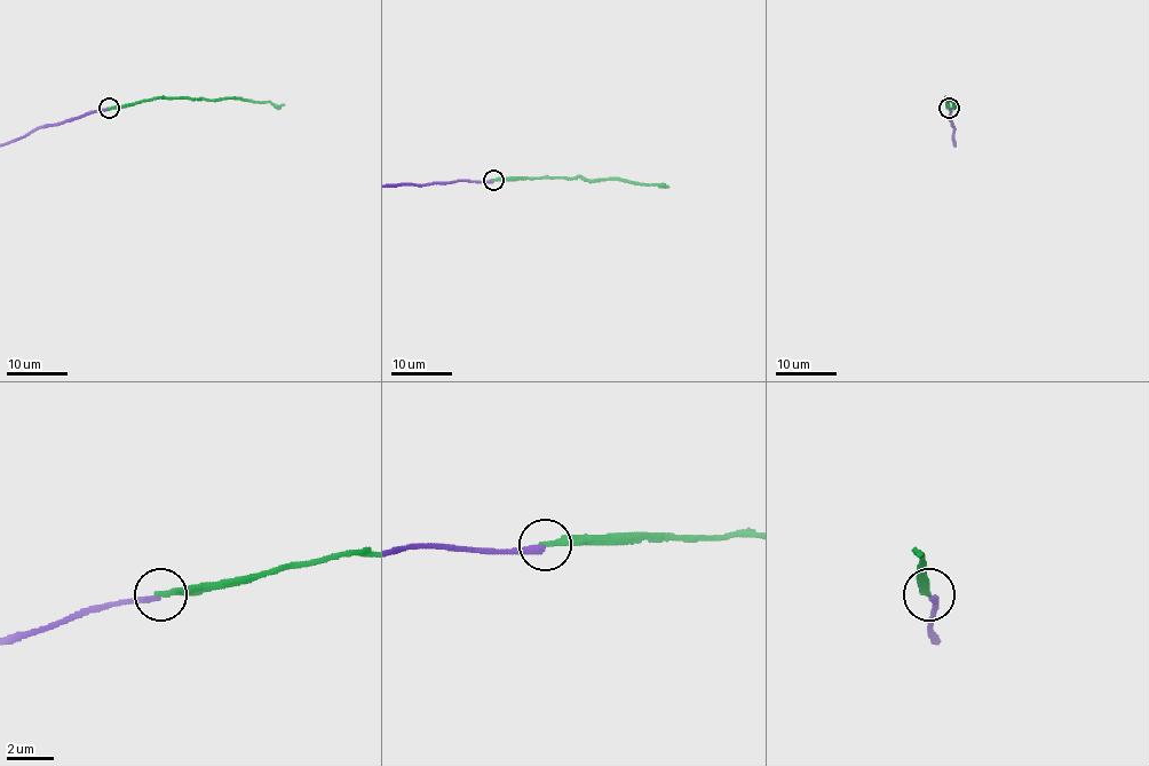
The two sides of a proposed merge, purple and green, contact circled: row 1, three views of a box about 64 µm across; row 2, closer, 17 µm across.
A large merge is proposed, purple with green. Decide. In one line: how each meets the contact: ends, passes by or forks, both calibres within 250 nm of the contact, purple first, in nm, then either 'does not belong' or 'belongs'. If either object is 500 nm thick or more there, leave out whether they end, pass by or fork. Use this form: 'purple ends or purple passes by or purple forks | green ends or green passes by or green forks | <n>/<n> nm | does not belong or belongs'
purple ends | green ends | 260/240 nm | does not belong

